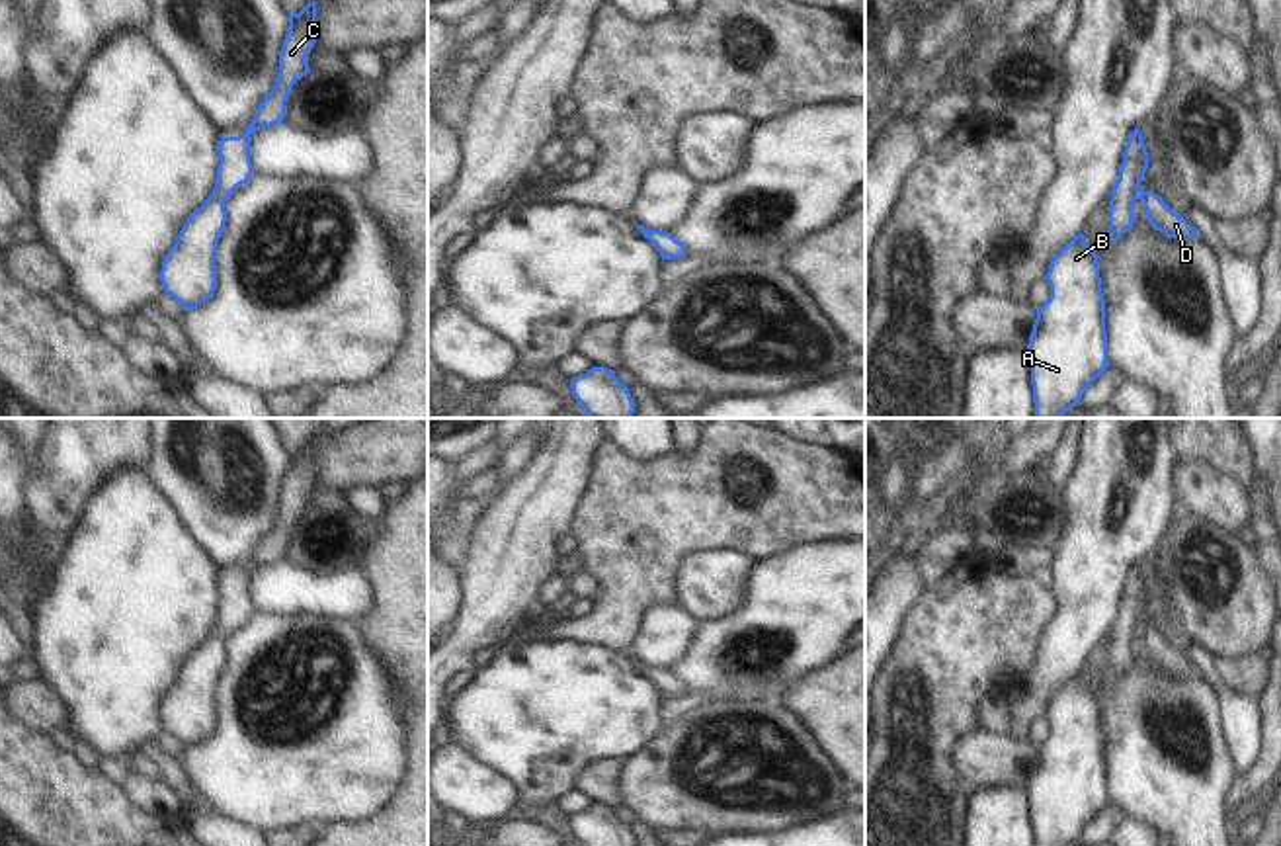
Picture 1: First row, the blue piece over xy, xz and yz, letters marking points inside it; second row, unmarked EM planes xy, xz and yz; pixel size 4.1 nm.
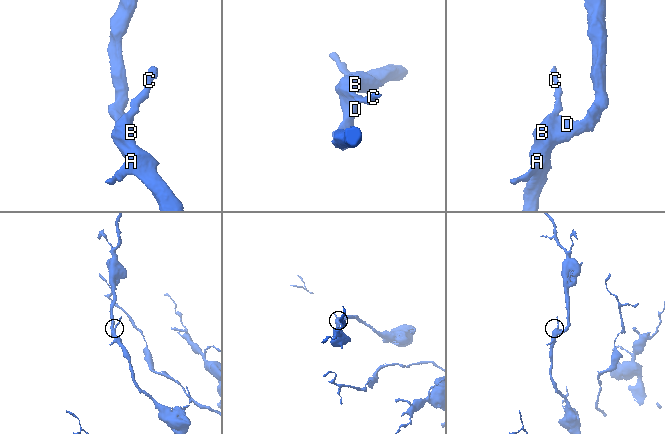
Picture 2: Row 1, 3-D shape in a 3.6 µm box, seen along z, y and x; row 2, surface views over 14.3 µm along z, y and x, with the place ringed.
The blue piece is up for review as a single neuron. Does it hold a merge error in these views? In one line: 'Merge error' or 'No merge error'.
No merge error

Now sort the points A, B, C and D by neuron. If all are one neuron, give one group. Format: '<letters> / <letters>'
A B C D

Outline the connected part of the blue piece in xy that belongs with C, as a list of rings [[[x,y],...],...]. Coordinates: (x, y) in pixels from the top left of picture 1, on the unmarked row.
[[[309,440],[299,451],[289,451],[287,459],[289,469],[283,477],[273,528],[268,529],[242,572],[217,580],[221,594],[217,623],[205,641],[187,655],[162,699],[160,721],[184,748],[209,739],[217,725],[215,692],[227,660],[225,641],[252,613],[250,572],[285,557],[289,528],[310,510],[307,492],[316,481],[316,440]]]

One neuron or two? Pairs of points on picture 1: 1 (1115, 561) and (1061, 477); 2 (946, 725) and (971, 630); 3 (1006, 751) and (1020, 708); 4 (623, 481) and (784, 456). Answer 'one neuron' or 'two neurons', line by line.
1: two neurons
2: one neuron
3: two neurons
4: one neuron

